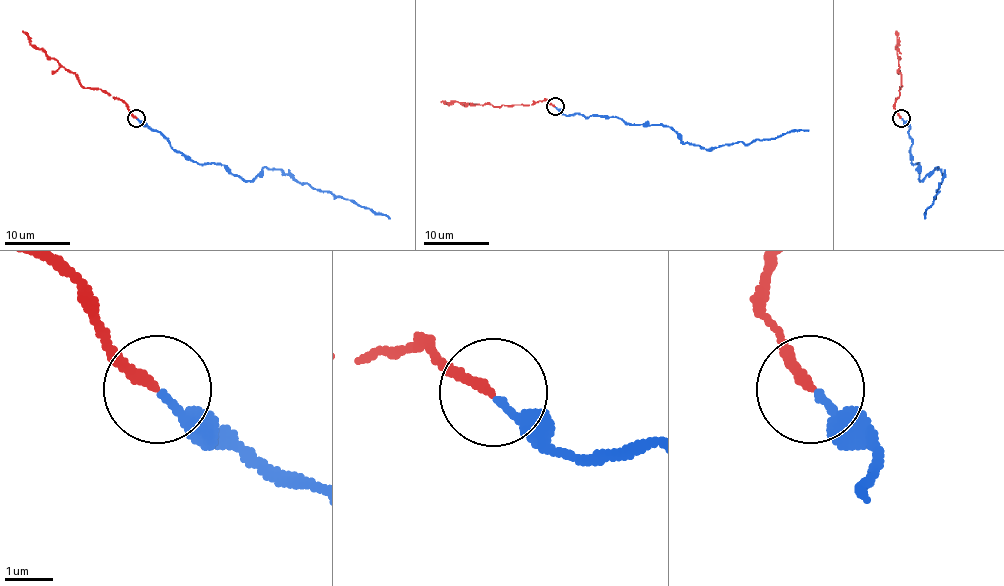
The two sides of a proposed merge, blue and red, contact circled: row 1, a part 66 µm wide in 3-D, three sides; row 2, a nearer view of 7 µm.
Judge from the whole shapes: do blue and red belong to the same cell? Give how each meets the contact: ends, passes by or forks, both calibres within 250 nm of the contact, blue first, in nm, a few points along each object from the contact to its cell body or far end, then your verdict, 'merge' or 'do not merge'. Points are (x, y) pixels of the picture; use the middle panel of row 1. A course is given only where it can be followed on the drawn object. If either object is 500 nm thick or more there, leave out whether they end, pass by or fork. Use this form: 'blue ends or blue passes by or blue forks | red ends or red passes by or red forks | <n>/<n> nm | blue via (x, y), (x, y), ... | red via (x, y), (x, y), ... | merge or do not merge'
blue ends | red ends | 180/200 nm | blue via (554, 107), (567, 115), (603, 115), (670, 128), (683, 141), (706, 149), (809, 131) | red via (554, 107), (543, 100), (532, 105), (501, 107), (440, 102) | merge

